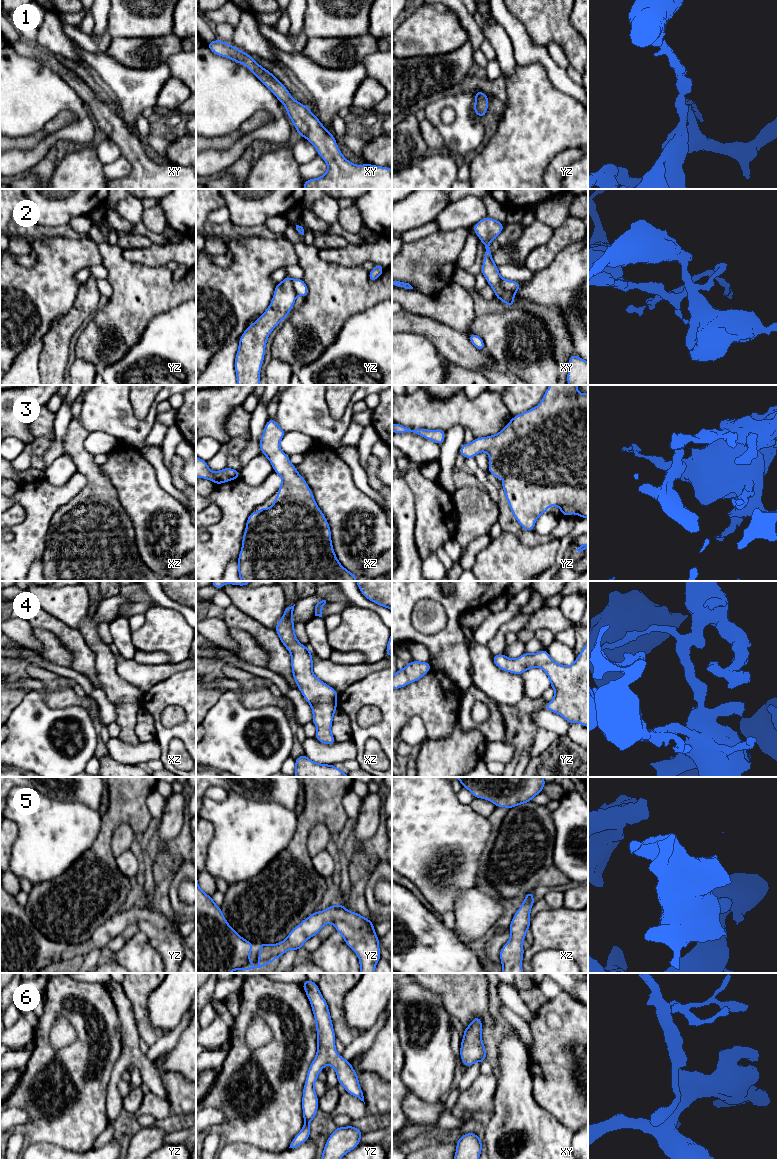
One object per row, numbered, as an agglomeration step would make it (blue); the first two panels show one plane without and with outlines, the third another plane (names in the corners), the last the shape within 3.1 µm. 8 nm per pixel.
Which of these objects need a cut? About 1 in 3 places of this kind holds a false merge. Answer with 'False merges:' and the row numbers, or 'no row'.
False merges: 2

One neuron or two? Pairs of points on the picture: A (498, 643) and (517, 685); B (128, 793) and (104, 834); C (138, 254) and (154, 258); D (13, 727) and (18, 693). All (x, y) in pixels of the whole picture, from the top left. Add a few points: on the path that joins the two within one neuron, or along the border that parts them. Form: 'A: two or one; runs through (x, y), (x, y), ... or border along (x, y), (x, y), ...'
A: two; border along (486, 645), (493, 654)
B: one; runs through (127, 803), (109, 824)
C: one; runs through (142, 256), (150, 256)
D: two; border along (30, 692), (10, 714)

